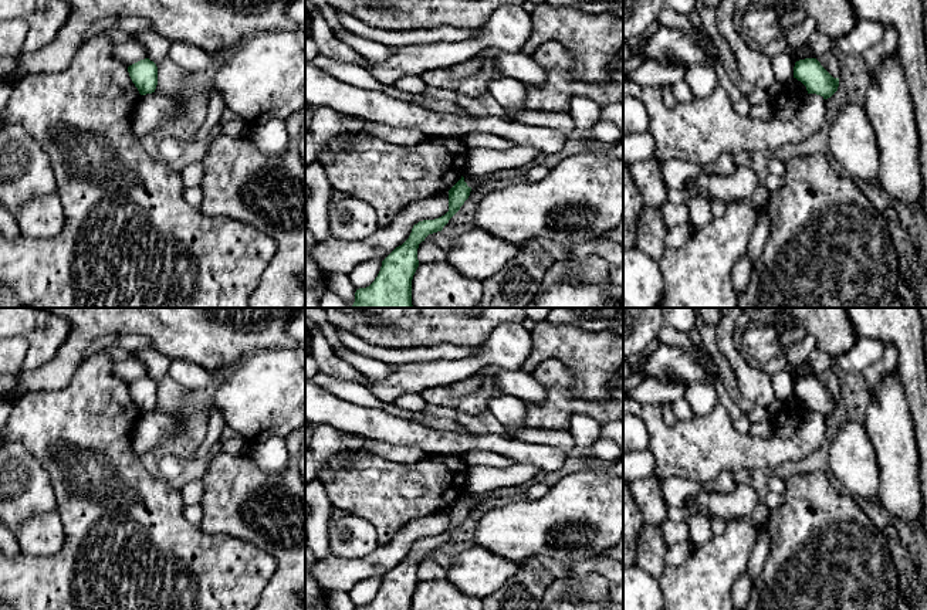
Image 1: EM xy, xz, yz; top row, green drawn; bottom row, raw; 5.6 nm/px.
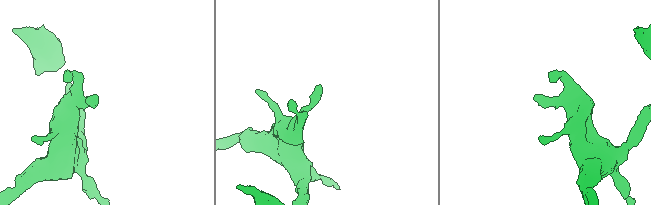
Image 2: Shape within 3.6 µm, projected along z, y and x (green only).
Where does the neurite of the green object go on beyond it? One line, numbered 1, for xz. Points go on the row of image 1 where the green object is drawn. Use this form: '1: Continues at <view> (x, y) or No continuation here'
1: No continuation here

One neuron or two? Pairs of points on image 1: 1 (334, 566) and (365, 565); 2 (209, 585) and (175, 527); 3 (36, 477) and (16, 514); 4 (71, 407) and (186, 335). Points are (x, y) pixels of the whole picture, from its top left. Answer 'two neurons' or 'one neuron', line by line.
1: one neuron
2: one neuron
3: one neuron
4: two neurons

